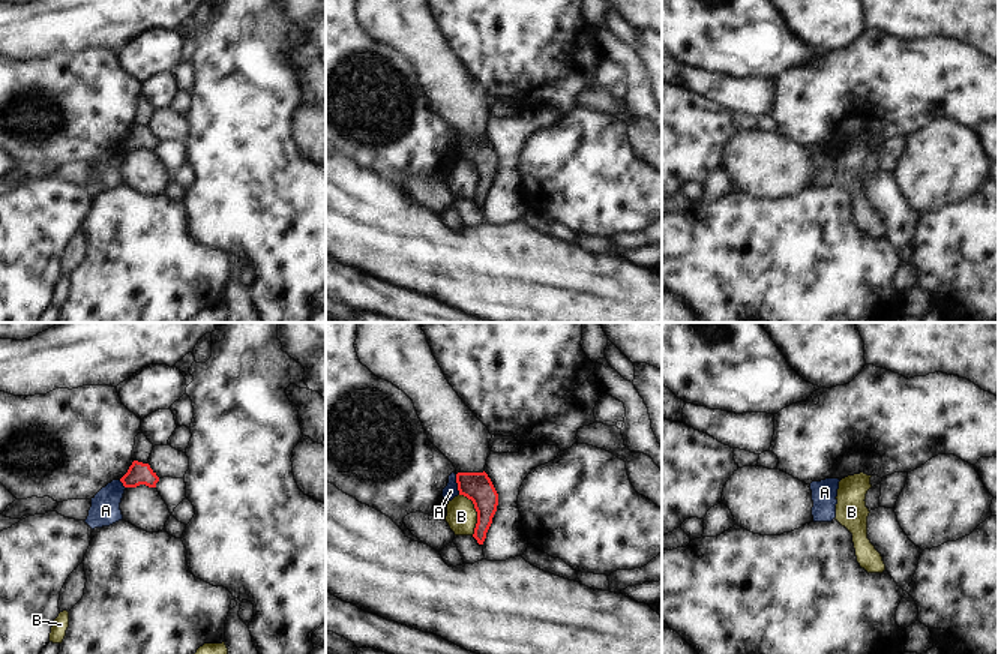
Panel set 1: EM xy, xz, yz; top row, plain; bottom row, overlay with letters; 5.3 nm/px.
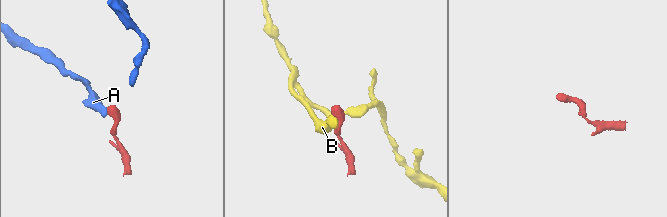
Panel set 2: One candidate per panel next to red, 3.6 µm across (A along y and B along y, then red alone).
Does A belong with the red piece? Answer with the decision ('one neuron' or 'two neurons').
two neurons

